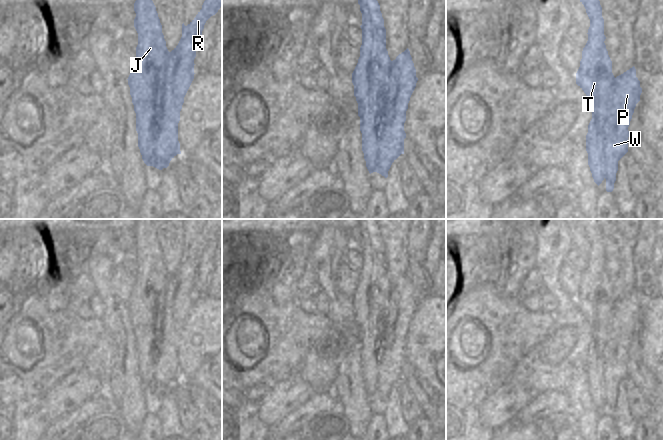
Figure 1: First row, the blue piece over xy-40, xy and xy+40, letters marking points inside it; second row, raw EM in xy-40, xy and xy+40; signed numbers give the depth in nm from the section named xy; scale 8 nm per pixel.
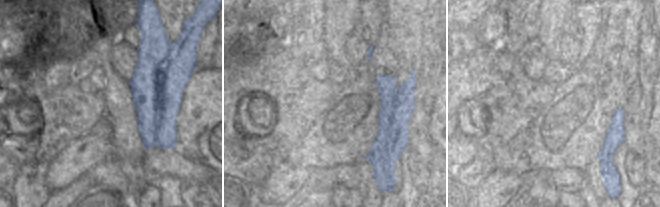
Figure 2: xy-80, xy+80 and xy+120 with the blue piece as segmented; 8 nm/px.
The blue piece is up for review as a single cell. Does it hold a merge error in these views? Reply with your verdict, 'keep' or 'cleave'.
cleave

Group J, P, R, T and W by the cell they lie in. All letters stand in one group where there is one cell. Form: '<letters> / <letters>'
J T / P R W

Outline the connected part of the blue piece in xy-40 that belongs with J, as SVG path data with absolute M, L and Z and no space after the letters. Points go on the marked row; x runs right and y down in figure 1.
M136 0L134 11L138 45L136 59L127 80L136 113L138 147L147 165L154 163L160 129L158 103L162 101L170 52L153 1Z

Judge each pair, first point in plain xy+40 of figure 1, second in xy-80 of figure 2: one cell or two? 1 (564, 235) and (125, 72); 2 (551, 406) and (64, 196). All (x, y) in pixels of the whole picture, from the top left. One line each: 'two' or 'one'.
1: two
2: one

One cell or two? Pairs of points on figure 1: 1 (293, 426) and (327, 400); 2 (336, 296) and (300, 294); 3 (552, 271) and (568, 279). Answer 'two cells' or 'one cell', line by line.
1: one cell
2: two cells
3: two cells

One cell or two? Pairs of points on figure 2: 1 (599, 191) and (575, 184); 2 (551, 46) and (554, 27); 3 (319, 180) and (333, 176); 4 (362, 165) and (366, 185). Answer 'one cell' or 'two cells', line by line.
1: two cells
2: one cell
3: one cell
4: one cell

